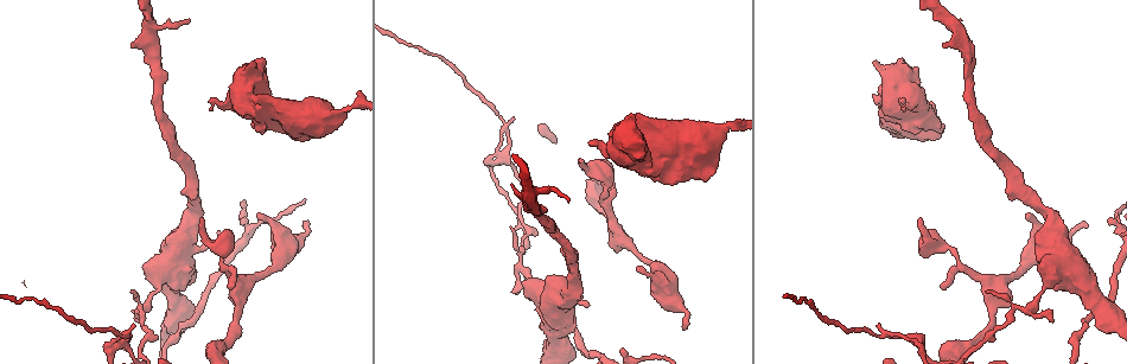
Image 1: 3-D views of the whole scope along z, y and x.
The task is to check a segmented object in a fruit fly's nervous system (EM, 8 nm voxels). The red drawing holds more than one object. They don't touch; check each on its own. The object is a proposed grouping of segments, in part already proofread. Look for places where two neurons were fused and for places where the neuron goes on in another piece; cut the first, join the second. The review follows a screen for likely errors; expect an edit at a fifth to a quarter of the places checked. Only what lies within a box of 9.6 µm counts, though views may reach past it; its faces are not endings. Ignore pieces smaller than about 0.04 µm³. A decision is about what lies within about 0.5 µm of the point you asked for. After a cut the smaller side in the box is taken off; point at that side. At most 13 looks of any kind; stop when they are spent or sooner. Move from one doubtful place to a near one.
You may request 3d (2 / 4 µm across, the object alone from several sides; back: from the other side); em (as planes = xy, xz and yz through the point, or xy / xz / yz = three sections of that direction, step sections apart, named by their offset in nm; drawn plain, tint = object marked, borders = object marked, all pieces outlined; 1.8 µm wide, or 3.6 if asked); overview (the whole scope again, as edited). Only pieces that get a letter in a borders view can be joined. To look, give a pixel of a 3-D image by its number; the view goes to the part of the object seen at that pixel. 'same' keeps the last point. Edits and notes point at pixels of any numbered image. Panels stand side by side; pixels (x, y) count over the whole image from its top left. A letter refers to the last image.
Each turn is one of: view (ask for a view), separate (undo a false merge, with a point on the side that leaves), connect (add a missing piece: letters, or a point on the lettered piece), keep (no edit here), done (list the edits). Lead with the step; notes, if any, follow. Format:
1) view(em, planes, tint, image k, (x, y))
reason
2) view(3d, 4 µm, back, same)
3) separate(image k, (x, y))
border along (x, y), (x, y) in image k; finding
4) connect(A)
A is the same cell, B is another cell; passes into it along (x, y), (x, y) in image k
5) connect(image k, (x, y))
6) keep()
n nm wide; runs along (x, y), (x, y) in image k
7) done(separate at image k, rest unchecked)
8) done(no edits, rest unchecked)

view(em, planes, borders, image 1, (922, 219))
branch stops here

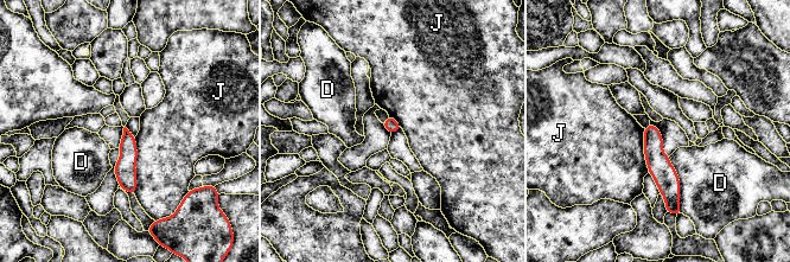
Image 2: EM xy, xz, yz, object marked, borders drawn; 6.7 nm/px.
keep()
D and J are other cells; no lettered piece goes on from it

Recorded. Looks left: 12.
view(3d, 4 µm, image 1, (874, 62))
free end

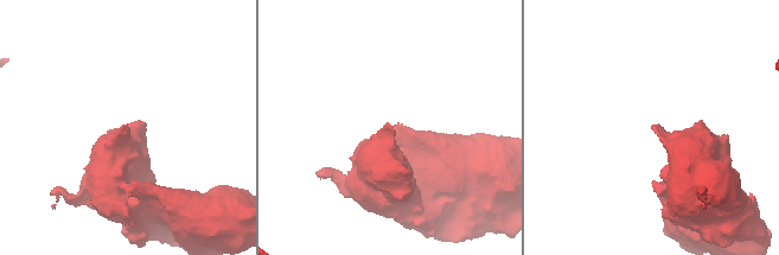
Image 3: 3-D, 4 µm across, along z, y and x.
view(em, xy, step 4, borders, image 3, (652, 126))

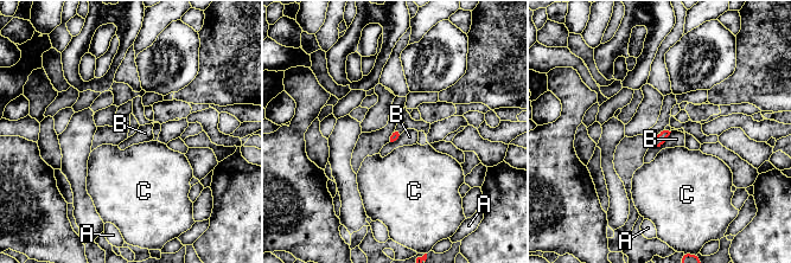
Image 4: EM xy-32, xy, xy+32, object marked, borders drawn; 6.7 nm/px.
keep()
A, B and C are other cells; border along (671, 132), (662, 145), (650, 147) in image 4; none of them fits

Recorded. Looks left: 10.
view(3d, 4 µm, image 1, (714, 136))
calibre changes

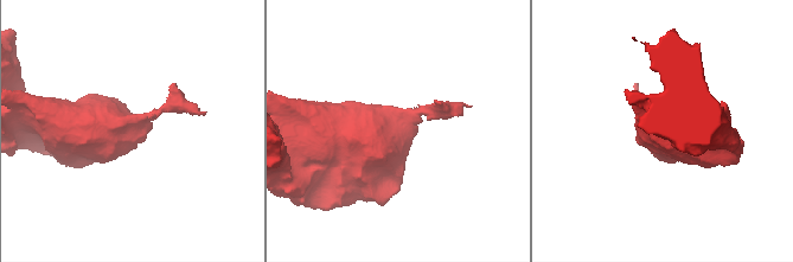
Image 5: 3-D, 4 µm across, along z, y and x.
view(em, 3.6 µm, planes, tint, image 5, (132, 130))

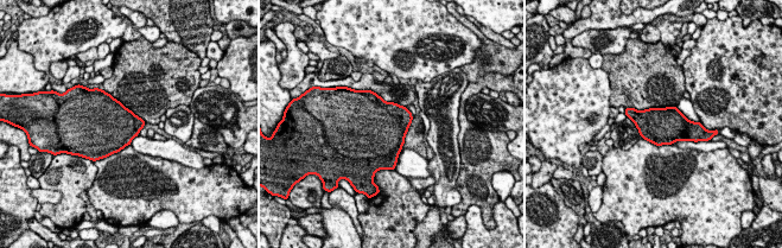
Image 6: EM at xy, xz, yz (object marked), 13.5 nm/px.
view(em, 3.6 µm, planes, borders, same)

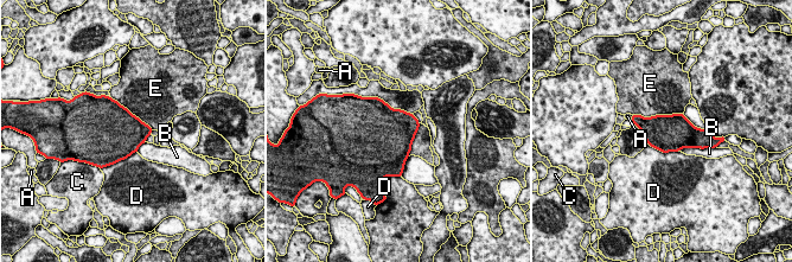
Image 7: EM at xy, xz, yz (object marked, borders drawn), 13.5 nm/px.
keep()
500 nm wide; A, B, C, D and E are other cells; border along (683, 113), (650, 116), (632, 115) in image 7; continuous, no second neuron

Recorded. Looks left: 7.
view(em, planes, borders, image 1, (615, 184))
free end

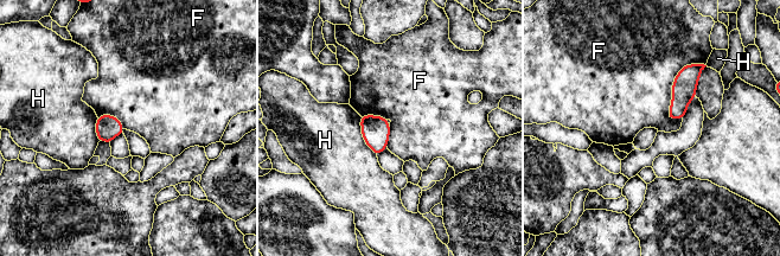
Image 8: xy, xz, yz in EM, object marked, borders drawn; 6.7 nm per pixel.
keep()
F and H are other cells; border along (705, 64), (678, 71), (669, 120) in image 8; no lettered piece goes on from it

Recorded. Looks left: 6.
view(em, planes, borders, image 1, (305, 227))
free end

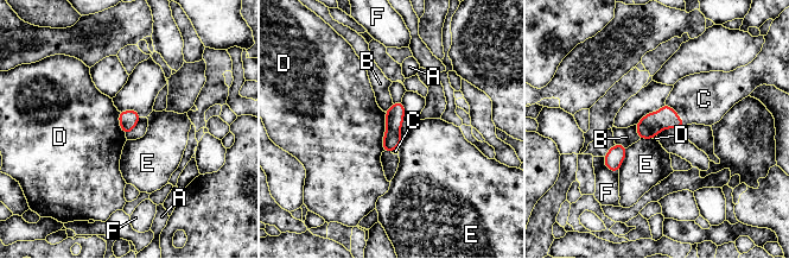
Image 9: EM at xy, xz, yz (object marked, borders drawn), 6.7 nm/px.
connect(C)
D touches over 280 nm; C is the same cell, A, B, D, E and F are other cells; the neuron continues

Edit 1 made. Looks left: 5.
done(connect at image 9, rest unchecked)

